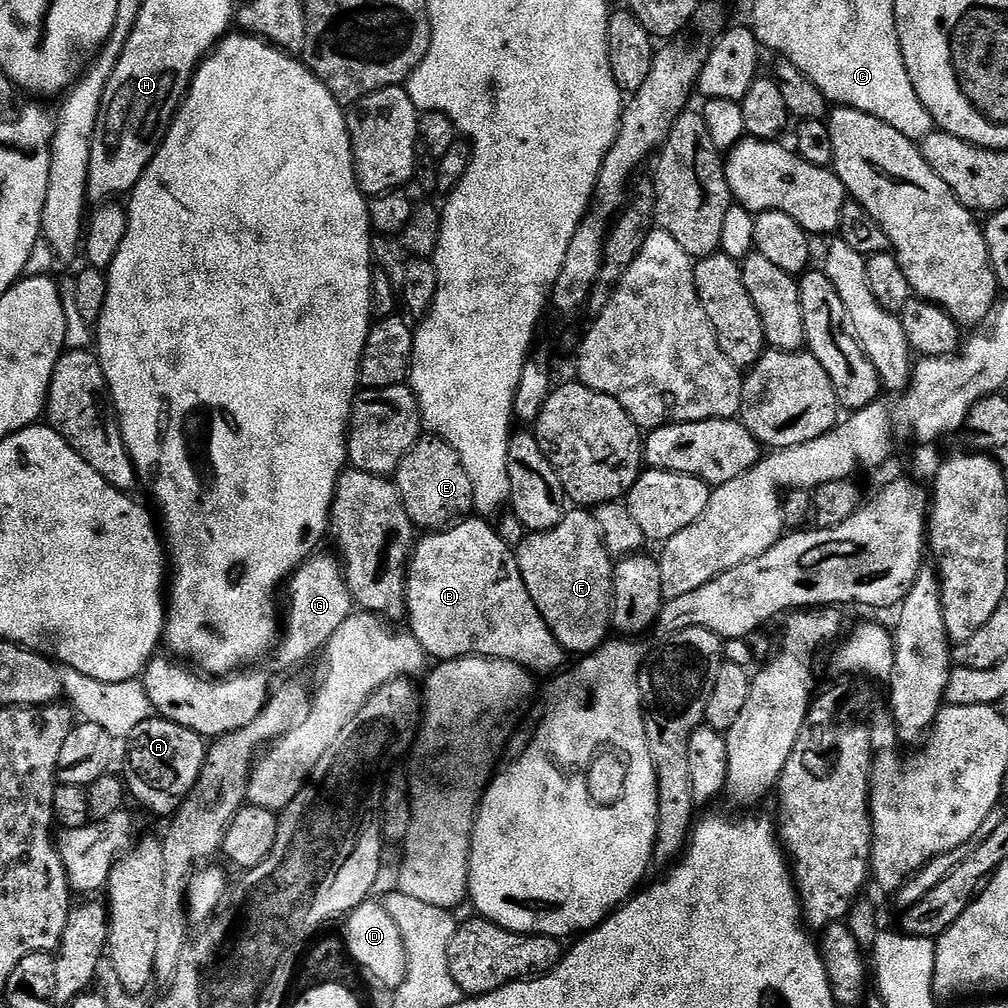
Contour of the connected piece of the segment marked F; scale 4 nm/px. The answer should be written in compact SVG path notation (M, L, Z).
M565 511L558 526L545 532L528 532L523 542L514 551L518 570L522 574L522 582L526 582L526 590L530 590L530 598L534 598L534 606L538 606L538 614L542 614L546 626L550 626L554 638L564 647L565 653L587 654L595 652L601 644L609 639L612 628L614 560L606 550L600 527L591 511Z

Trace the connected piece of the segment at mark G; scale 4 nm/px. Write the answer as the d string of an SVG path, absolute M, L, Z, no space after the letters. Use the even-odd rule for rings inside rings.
M313 554L292 573L286 584L286 592L288 588L288 617L285 615L282 620L282 635L278 640L278 647L275 649L274 657L284 668L296 668L299 664L304 664L312 655L319 653L328 647L330 638L334 638L334 634L338 630L338 626L342 626L342 622L346 622L346 618L350 618L354 611L354 603L352 600L350 587L347 585L347 579L344 576L344 566L335 555L320 556L321 554Z

